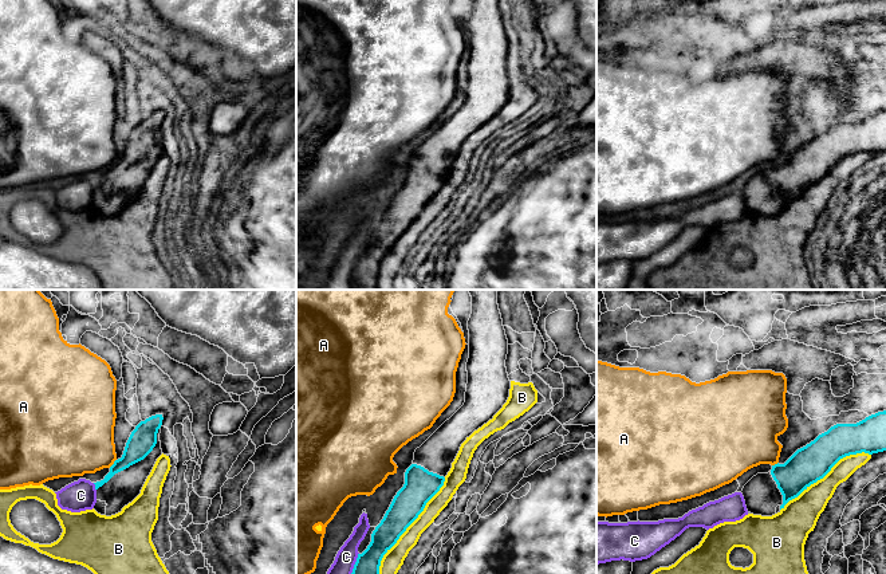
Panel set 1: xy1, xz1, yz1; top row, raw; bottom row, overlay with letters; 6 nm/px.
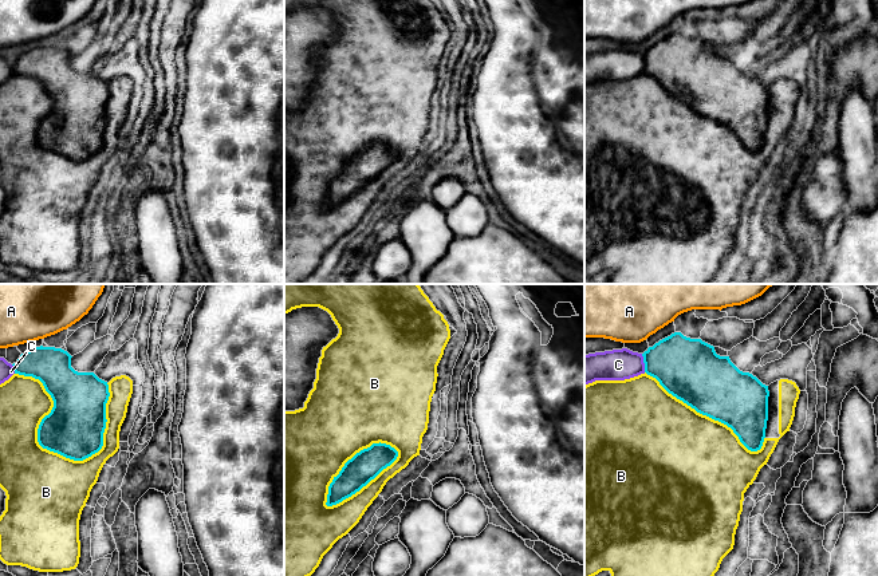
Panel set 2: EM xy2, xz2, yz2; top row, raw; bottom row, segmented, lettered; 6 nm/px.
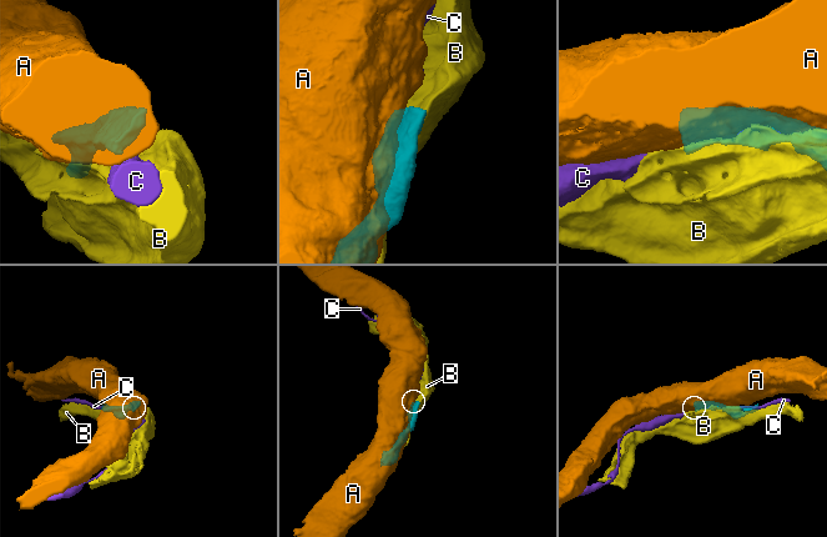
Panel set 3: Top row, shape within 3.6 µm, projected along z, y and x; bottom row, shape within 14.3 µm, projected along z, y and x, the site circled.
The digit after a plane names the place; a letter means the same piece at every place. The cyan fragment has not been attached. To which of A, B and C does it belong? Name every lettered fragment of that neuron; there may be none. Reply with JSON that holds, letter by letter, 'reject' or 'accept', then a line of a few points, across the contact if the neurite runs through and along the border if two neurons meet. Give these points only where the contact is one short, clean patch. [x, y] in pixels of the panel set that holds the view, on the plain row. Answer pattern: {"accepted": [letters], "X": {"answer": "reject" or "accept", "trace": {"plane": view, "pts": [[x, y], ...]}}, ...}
{"accepted": [], "A": {"answer": "reject"}, "B": {"answer": "reject"}, "C": {"answer": "reject"}}

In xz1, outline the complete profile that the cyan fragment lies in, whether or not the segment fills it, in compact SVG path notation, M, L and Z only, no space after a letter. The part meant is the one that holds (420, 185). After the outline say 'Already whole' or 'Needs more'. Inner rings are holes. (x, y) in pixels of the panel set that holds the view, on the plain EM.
M472 0L464 105L414 152L405 184L394 196L351 272L353 290L378 290L383 255L444 185L461 144L487 123L509 97L508 39L497 0Z. Needs more

